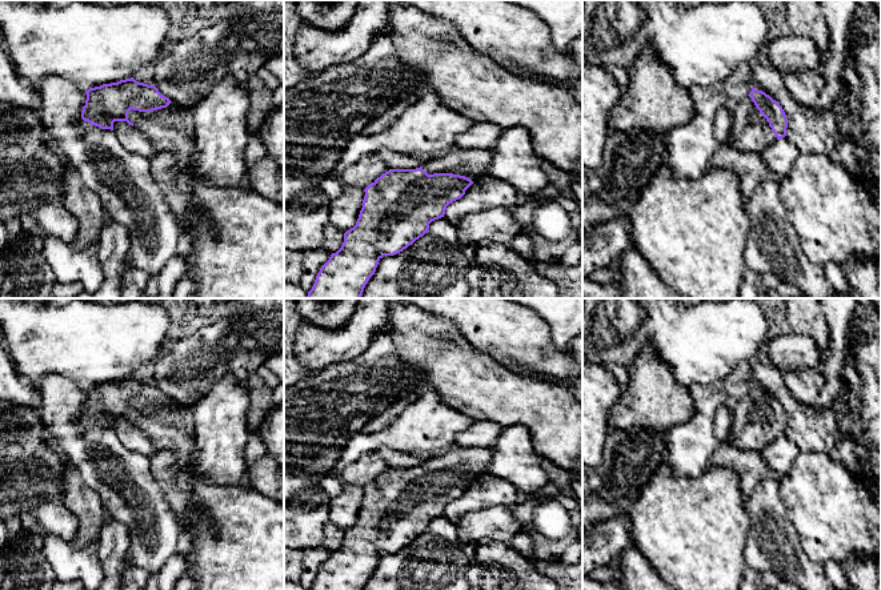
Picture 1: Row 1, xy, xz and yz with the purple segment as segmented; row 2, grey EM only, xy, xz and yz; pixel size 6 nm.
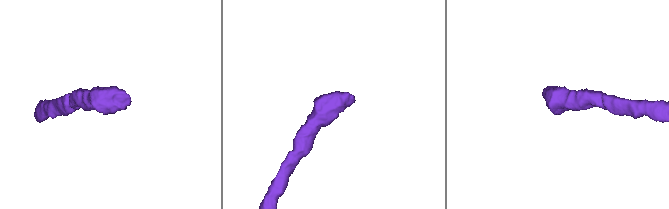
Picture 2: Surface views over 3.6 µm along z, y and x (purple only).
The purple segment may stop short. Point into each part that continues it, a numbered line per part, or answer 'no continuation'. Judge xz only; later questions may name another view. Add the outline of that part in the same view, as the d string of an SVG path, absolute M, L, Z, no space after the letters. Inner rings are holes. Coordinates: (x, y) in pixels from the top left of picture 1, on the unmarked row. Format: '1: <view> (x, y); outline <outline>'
1: xz (472, 461); outline M492 446L489 447L453 447L445 453L437 453L432 458L423 462L423 467L428 473L453 471L470 477L488 473L492 459Z

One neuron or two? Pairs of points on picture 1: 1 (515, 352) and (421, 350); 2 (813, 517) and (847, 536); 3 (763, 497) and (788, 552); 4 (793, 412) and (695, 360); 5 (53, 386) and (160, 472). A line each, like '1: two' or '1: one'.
1: two
2: one
3: one
4: two
5: two

